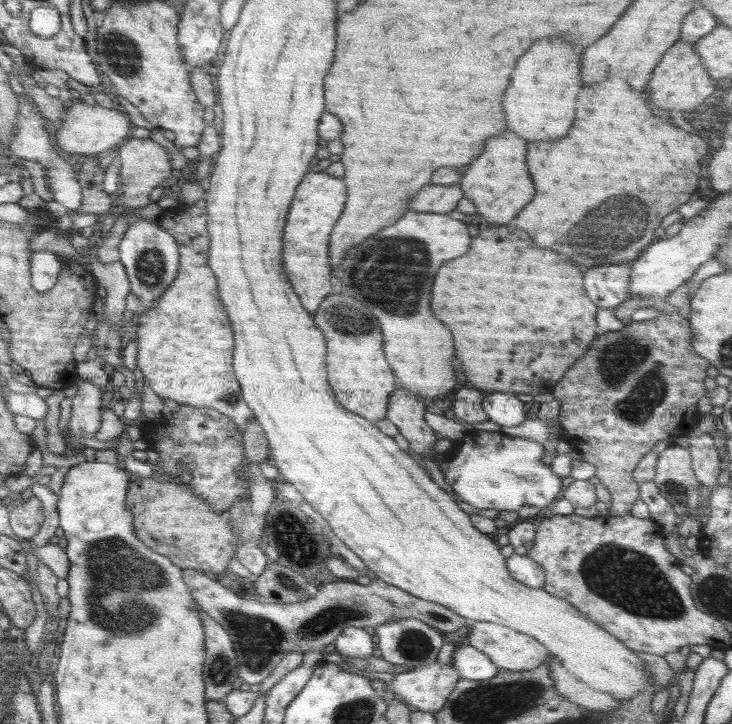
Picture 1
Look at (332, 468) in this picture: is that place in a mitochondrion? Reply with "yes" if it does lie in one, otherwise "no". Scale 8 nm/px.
no

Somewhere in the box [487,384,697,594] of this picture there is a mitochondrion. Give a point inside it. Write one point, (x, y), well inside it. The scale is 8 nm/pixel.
(673, 488)

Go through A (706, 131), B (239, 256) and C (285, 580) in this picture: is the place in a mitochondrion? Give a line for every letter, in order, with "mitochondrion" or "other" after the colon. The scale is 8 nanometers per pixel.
A: other
B: other
C: mitochondrion

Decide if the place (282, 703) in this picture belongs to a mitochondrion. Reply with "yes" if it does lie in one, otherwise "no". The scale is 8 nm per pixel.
no

